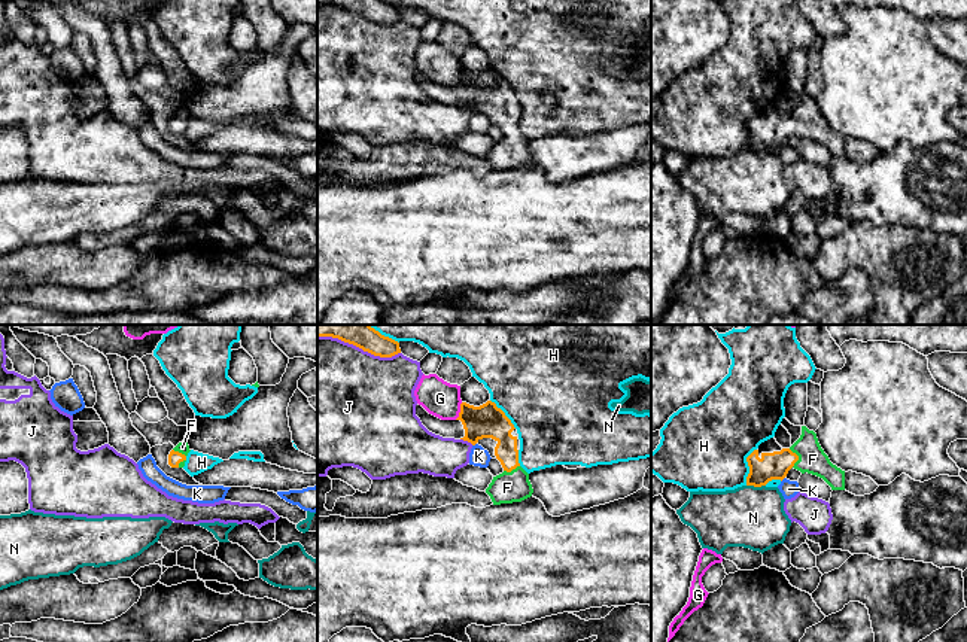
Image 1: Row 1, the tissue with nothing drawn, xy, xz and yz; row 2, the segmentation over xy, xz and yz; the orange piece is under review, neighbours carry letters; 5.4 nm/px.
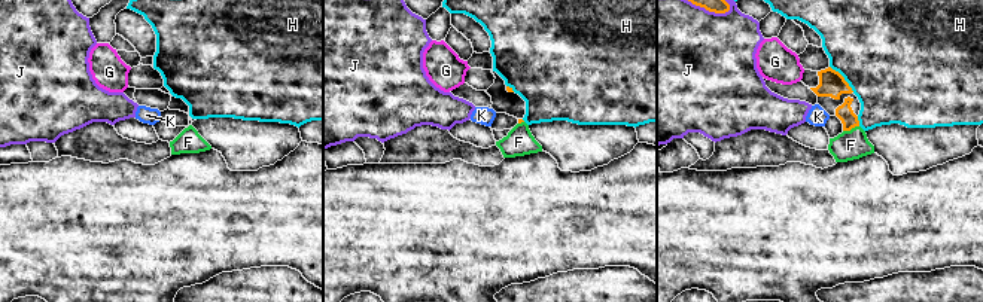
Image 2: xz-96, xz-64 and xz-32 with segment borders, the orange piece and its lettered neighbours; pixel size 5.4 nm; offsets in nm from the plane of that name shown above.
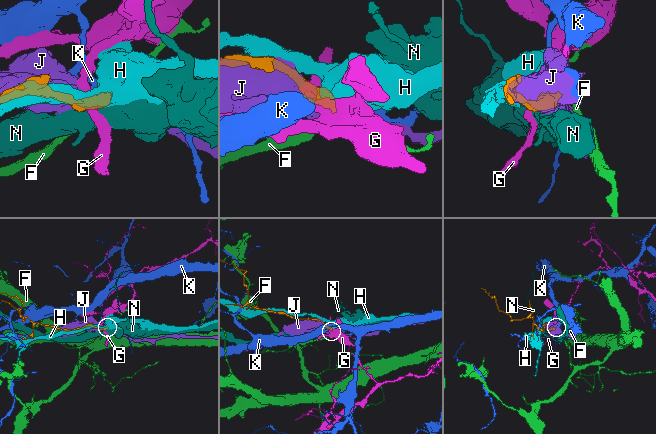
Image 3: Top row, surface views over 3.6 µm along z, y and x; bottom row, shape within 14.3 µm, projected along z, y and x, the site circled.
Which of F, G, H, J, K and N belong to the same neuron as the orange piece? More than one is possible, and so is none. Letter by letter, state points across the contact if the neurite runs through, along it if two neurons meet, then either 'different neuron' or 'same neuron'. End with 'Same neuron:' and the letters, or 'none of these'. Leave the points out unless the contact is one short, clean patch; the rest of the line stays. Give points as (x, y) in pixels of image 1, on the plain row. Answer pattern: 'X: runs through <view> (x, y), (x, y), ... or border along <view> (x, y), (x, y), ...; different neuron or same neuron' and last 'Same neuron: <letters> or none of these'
F: runs through yz (775, 131), (787, 124), (797, 124), (812, 125); same neuron
G: border along xz (462, 69), (461, 78), (455, 85); different neuron
H: different neuron
J: different neuron
K: border along xz (476, 109), (473, 112); different neuron
N: different neuron
Same neuron: F

